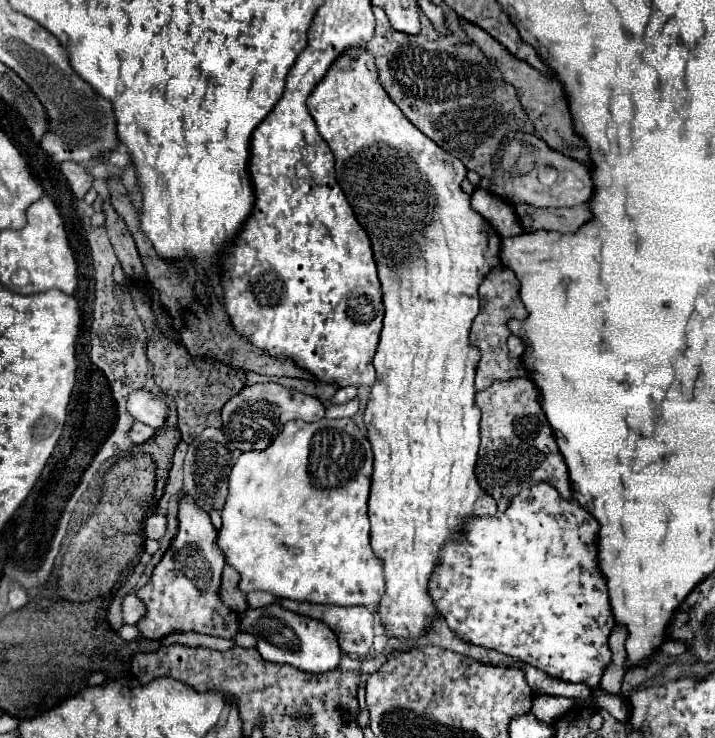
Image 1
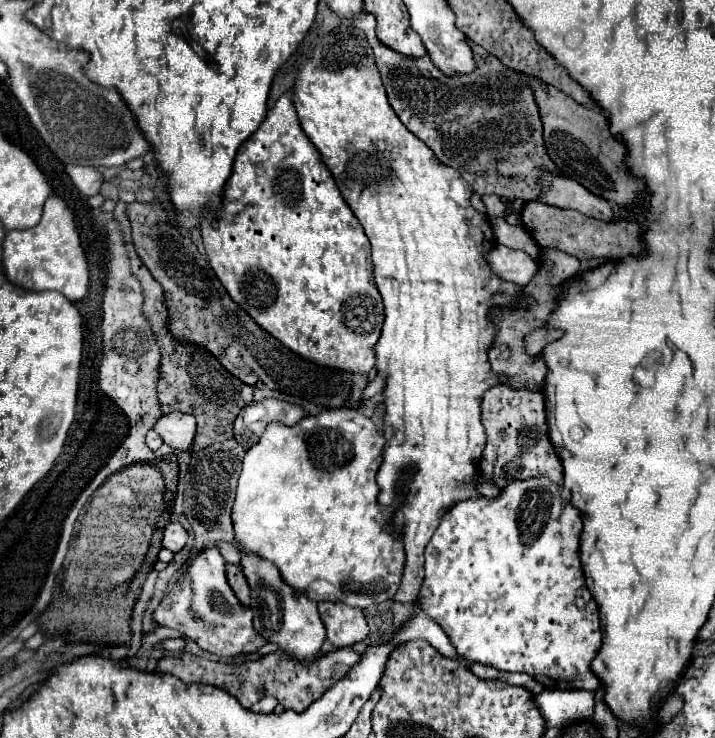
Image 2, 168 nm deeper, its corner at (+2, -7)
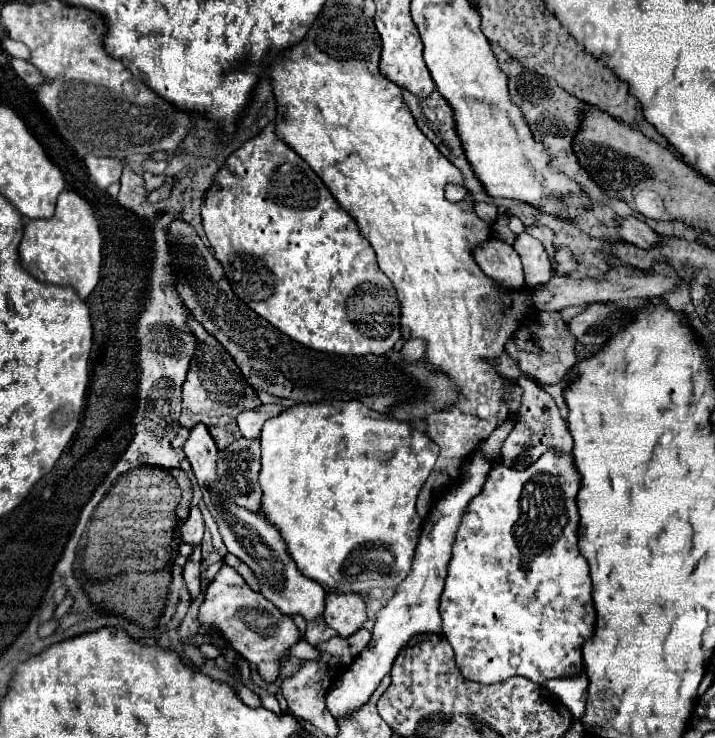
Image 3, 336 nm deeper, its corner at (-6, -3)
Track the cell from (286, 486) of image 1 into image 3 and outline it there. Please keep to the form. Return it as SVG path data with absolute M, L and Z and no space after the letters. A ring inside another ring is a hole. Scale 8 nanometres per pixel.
M322 401L322 403L300 403L278 417L272 417L264 423L262 429L262 471L260 471L260 489L262 489L262 501L260 511L268 523L272 523L282 539L288 545L290 557L296 561L302 575L318 581L320 585L334 589L334 591L350 591L350 593L368 593L372 587L398 587L408 573L412 571L412 561L418 545L418 529L420 529L420 517L416 513L416 499L426 483L434 463L438 457L438 447L428 439L428 435L404 421L392 419L390 415L376 413L368 409L360 401Z

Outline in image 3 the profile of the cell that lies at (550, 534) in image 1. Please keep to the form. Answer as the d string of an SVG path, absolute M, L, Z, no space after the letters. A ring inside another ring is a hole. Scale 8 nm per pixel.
M542 455L532 467L524 471L512 471L508 467L496 465L480 495L476 495L468 503L468 511L462 517L462 523L458 527L454 545L452 545L452 557L448 563L448 583L444 583L442 599L440 599L440 615L442 615L442 633L450 641L454 655L456 655L456 665L460 671L478 683L500 683L508 677L522 675L534 683L544 683L548 679L558 679L558 677L576 677L584 671L584 661L582 661L582 645L594 637L596 631L596 609L592 601L592 587L590 587L590 575L588 575L588 563L578 551L578 525L580 525L580 513L576 507L576 493L580 487L580 475L574 467L572 457L560 457L560 455Z

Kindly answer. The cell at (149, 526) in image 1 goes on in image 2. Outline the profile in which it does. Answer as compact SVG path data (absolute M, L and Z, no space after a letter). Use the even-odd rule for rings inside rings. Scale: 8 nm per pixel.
M172 521L172 523L166 525L166 529L164 529L162 545L164 545L166 549L170 549L172 553L180 553L180 551L186 547L186 539L188 539L188 531L186 531L178 521Z

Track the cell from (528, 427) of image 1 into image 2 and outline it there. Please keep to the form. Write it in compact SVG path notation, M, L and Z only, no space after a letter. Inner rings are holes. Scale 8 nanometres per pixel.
M506 385L492 387L482 403L482 421L488 435L488 445L480 459L480 469L486 479L494 479L500 489L510 481L520 481L544 475L554 483L562 483L564 469L560 457L548 439L544 395L530 389L512 389Z

